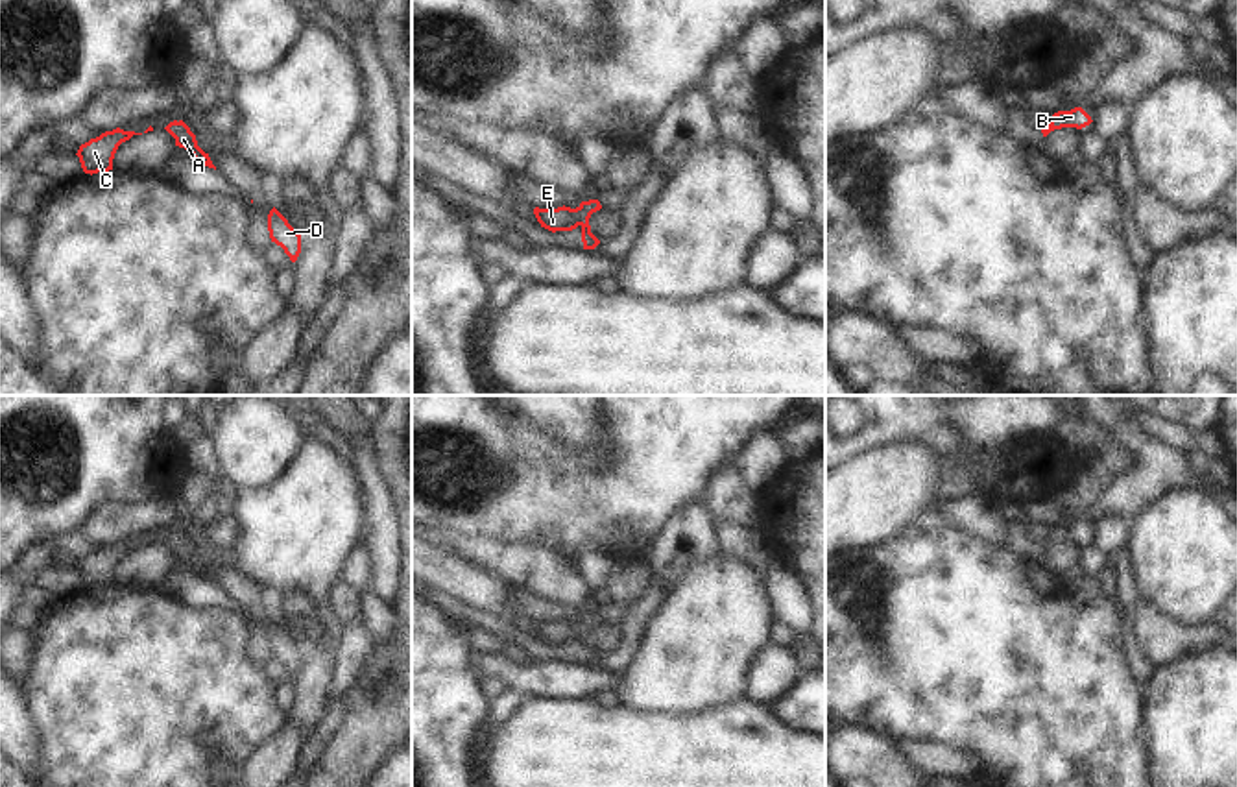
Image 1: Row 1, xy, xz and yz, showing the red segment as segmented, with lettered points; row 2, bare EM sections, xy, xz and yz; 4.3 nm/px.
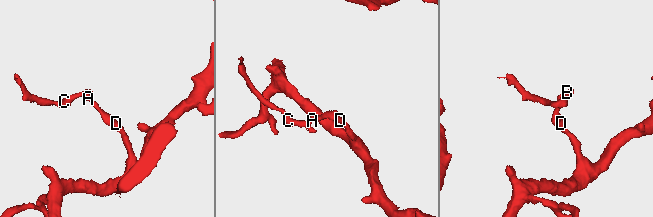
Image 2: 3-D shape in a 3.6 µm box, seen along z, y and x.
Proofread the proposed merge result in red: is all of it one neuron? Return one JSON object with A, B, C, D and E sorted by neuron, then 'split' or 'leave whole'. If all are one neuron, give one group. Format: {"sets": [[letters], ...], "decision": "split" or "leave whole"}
{"sets": [["A", "B", "C", "D", "E"]], "decision": "leave whole"}

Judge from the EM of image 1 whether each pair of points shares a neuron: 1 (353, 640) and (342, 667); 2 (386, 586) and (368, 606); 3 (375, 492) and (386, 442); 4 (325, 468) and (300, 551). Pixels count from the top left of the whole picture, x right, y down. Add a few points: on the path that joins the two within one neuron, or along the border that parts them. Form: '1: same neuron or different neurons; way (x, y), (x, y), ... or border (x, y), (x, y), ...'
1: same neuron; way (353, 647), (348, 660)
2: different neurons; border (370, 592), (388, 605)
3: different neurons; border (372, 444), (379, 473), (392, 497)
4: same neuron; way (318, 488), (316, 508), (300, 531)

